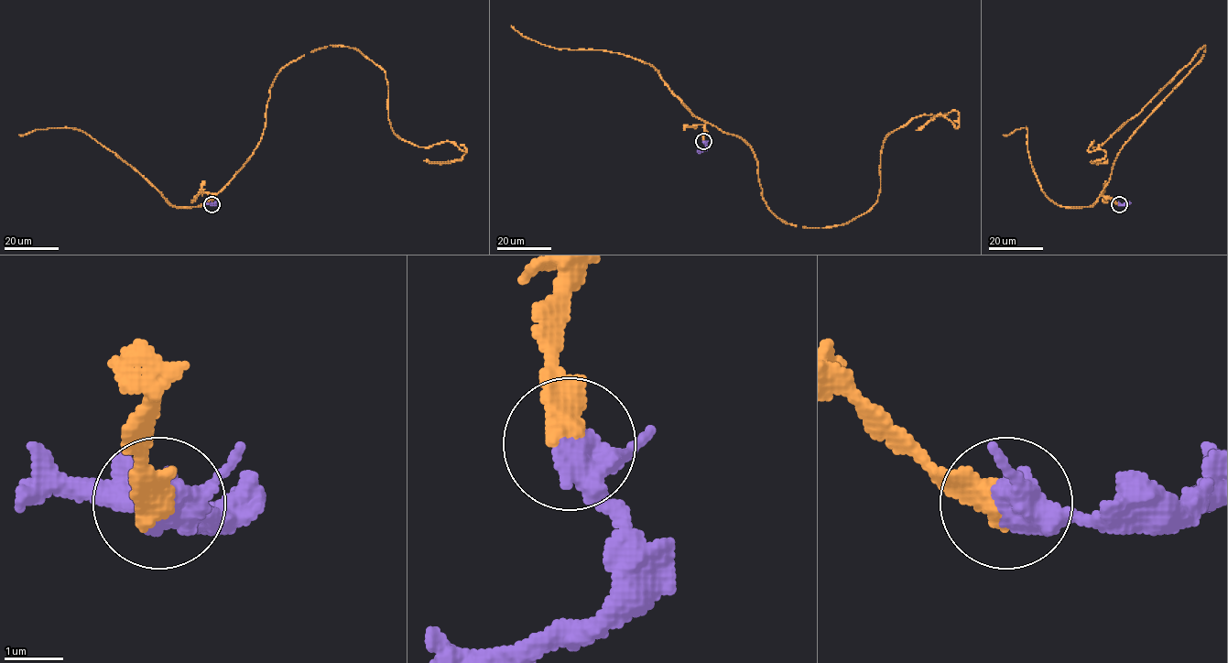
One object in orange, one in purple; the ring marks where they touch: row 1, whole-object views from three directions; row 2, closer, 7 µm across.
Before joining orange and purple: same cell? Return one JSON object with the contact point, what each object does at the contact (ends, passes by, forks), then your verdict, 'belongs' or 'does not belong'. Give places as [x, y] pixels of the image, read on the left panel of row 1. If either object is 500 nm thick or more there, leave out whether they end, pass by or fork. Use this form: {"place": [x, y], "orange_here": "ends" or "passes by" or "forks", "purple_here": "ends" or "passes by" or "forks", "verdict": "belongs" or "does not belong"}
{"place": [211, 204], "orange_here": "ends", "purple_here": "passes by", "verdict": "belongs"}

